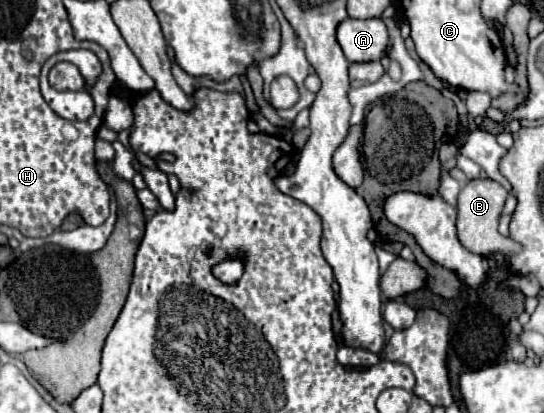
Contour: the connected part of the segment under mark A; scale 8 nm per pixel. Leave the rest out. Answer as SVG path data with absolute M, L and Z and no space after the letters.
M347 17L337 25L337 41L349 63L375 61L385 55L389 45L387 25L379 19Z

